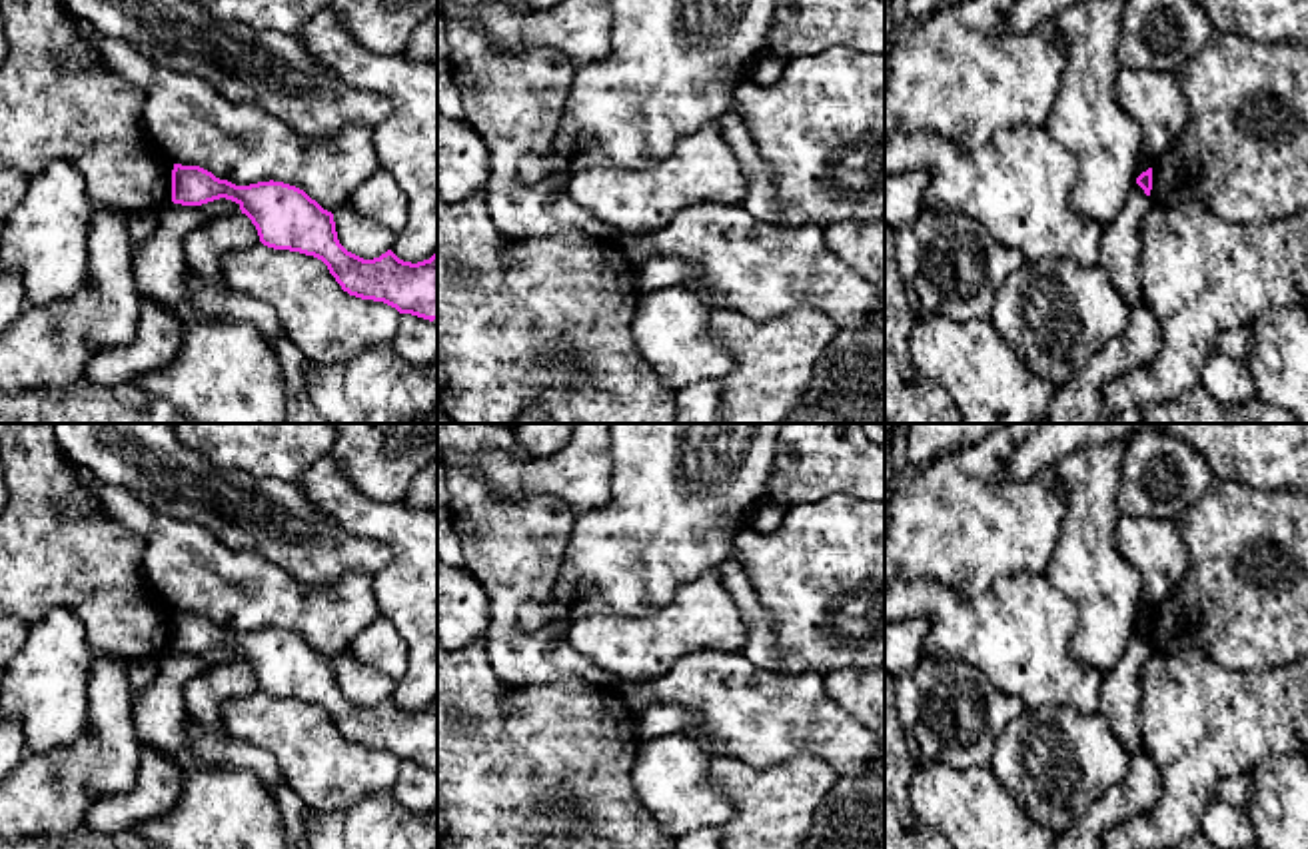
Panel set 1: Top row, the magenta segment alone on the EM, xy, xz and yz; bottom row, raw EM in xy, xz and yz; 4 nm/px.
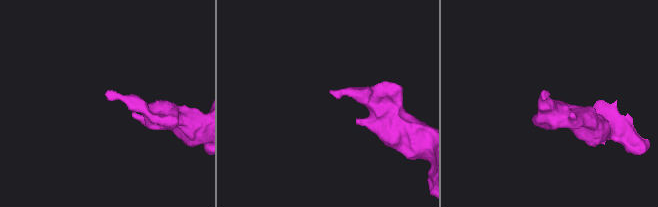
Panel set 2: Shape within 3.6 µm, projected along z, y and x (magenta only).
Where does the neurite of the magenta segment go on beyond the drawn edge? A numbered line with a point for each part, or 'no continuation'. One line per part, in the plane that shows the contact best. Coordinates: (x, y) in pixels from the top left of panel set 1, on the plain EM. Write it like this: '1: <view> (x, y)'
no continuation

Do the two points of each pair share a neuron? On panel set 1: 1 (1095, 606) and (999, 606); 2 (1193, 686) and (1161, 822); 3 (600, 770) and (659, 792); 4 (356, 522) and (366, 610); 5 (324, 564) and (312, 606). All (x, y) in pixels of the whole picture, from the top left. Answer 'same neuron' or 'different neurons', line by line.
1: different neurons
2: same neuron
3: different neurons
4: different neurons
5: different neurons

